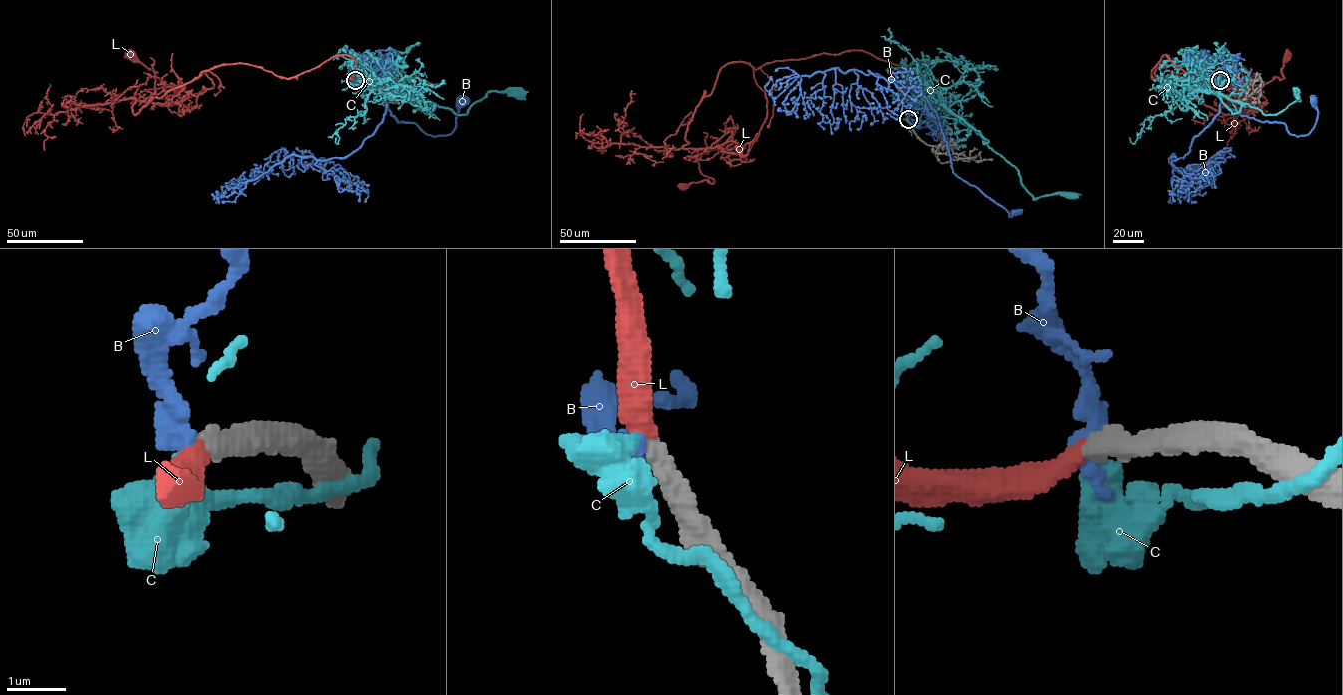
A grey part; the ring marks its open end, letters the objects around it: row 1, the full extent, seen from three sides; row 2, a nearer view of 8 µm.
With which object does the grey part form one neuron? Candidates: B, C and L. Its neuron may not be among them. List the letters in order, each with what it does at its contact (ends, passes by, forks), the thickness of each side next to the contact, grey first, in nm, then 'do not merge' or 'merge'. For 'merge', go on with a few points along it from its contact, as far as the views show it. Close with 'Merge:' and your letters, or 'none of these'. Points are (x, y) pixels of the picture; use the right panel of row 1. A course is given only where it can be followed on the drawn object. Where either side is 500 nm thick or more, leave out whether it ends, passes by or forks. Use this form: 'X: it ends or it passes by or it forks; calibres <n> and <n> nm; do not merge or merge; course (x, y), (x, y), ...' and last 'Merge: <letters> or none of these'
B: it ends; calibres 400 and 440 nm; do not merge
C: it ends; calibres 400 and 380 nm; do not merge
L: it ends; calibres 380 and 360 nm; merge; course (1220, 79), (1195, 79), (1165, 55), (1151, 70), (1161, 63), (1169, 91), (1230, 114), (1284, 78), (1287, 55)
Merge: L

